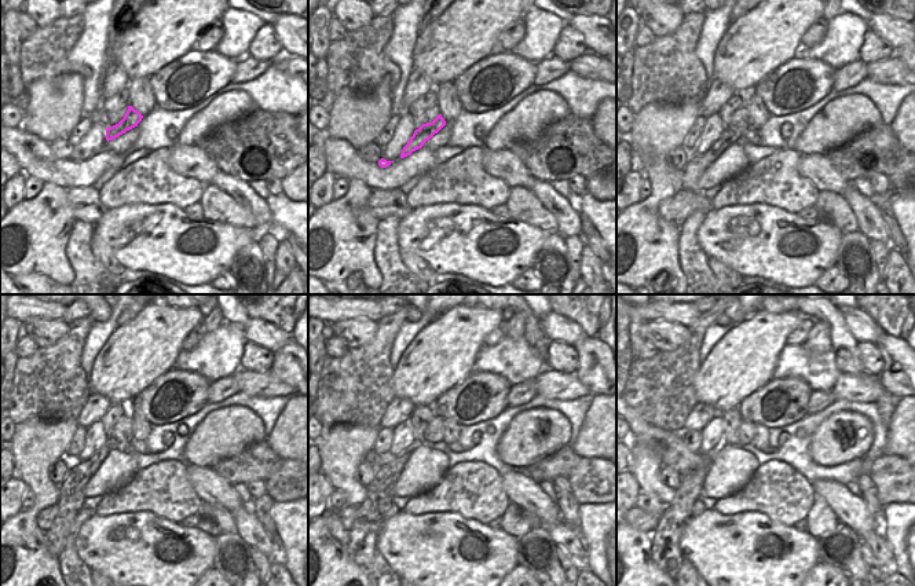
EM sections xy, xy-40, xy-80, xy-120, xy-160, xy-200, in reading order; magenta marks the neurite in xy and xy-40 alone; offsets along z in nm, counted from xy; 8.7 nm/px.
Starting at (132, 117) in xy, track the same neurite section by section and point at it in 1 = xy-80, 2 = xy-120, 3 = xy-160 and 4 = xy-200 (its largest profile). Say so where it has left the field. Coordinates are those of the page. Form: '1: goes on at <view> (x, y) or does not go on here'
1: goes on at xy-80 (695, 167)
2: goes on at xy-120 (70, 501)
3: goes on at xy-160 (380, 491)
4: goes on at xy-200 (665, 550)

